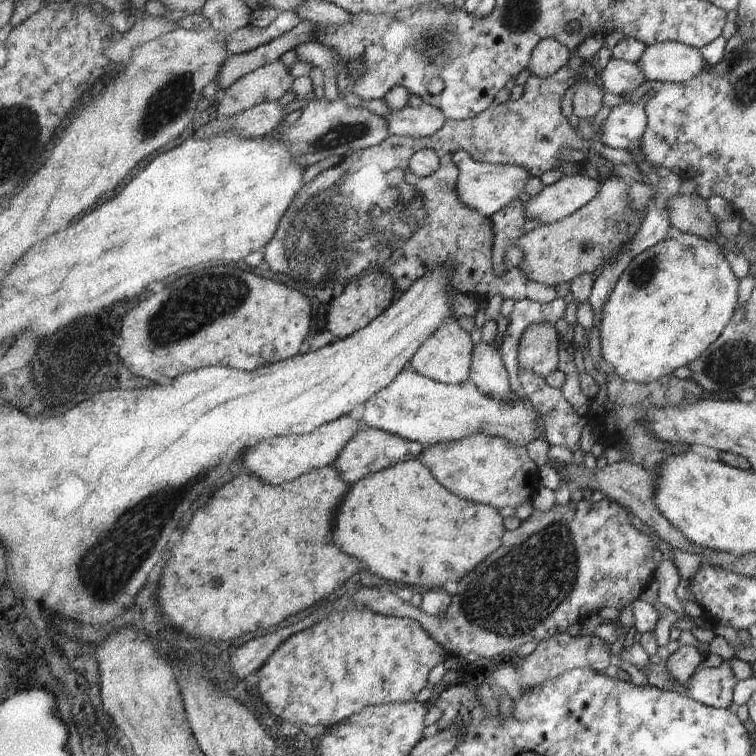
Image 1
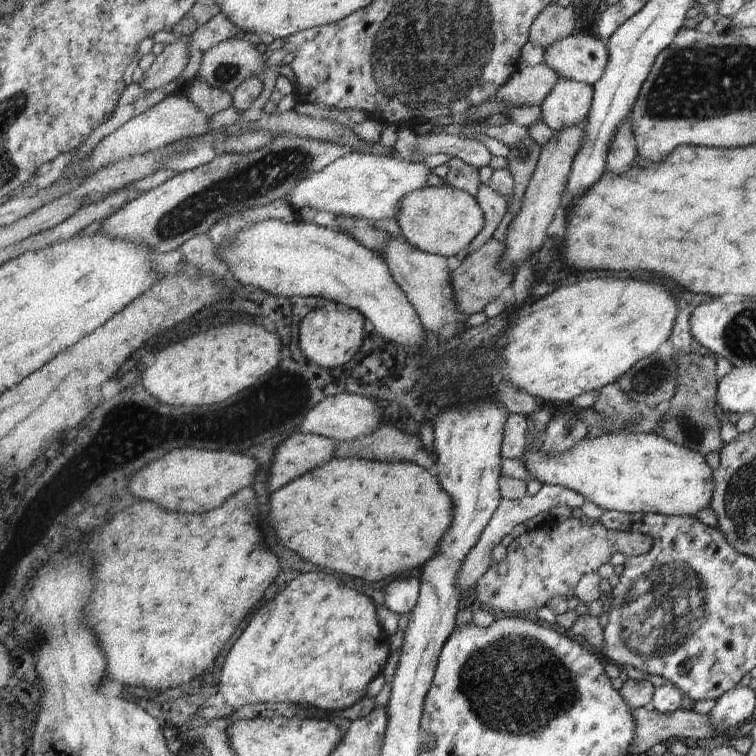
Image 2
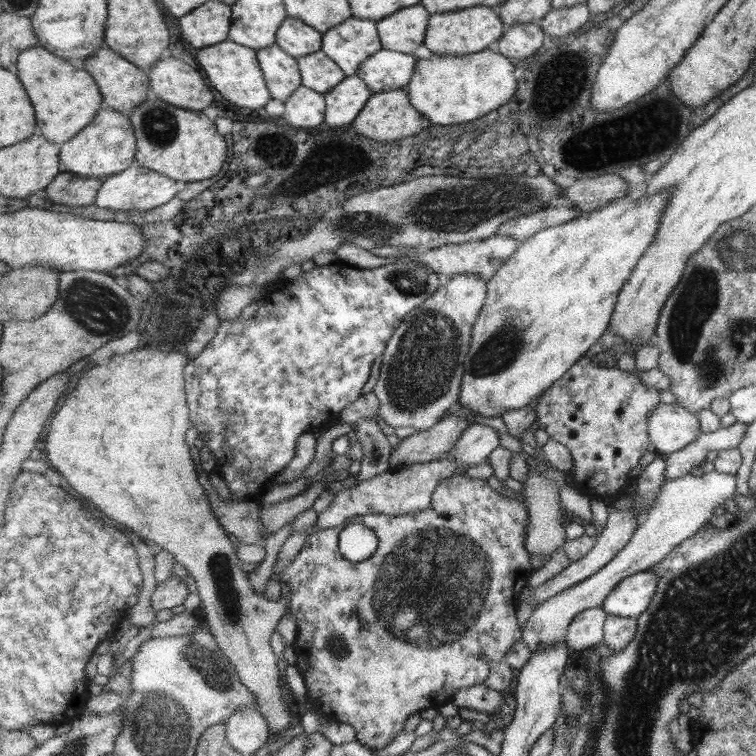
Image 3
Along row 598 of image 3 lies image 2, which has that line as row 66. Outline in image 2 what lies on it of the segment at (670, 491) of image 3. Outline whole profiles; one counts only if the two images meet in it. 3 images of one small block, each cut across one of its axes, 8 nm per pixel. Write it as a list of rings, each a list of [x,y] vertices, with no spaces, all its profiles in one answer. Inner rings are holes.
[[[591,34],[569,35],[546,48],[544,63],[560,77],[595,86],[609,62],[605,42]]]

